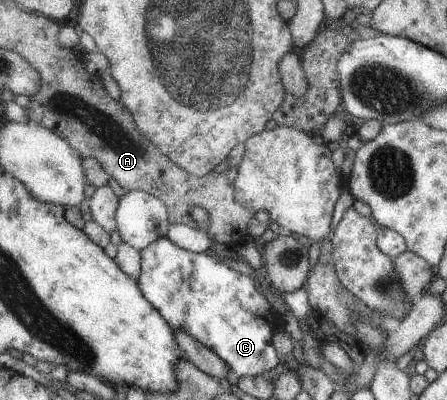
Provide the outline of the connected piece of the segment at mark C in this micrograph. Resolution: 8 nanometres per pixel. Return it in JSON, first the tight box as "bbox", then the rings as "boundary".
{"bbox":[139,235,284,378],"boundary":[[[165,235],[148,244],[142,251],[143,264],[139,279],[144,297],[159,311],[172,328],[190,334],[203,346],[211,349],[239,378],[240,376],[260,376],[264,371],[277,369],[275,349],[271,342],[273,331],[284,330],[282,321],[266,298],[262,297],[250,277],[244,277],[224,263],[216,261],[204,252],[189,252],[176,247]]]}

